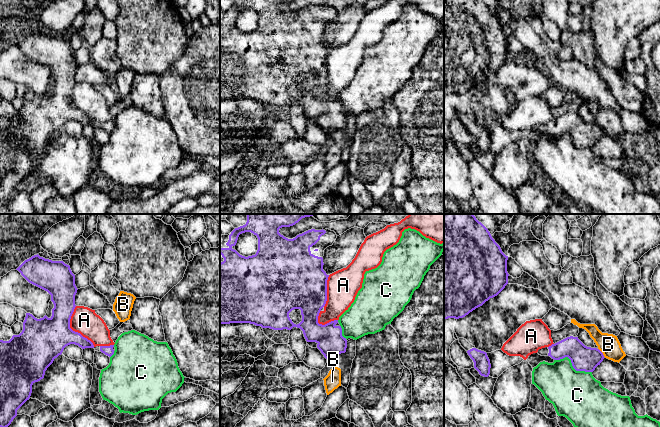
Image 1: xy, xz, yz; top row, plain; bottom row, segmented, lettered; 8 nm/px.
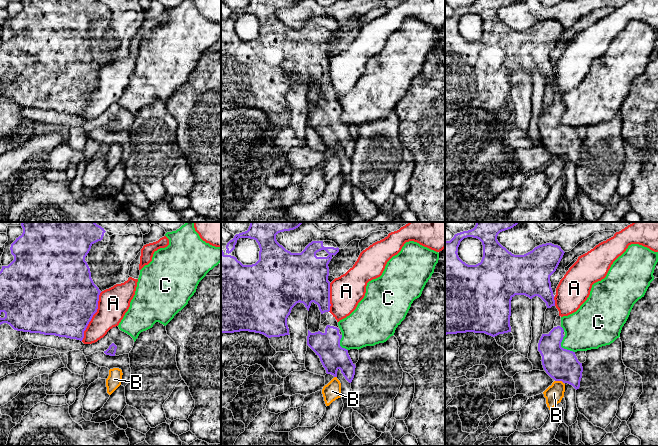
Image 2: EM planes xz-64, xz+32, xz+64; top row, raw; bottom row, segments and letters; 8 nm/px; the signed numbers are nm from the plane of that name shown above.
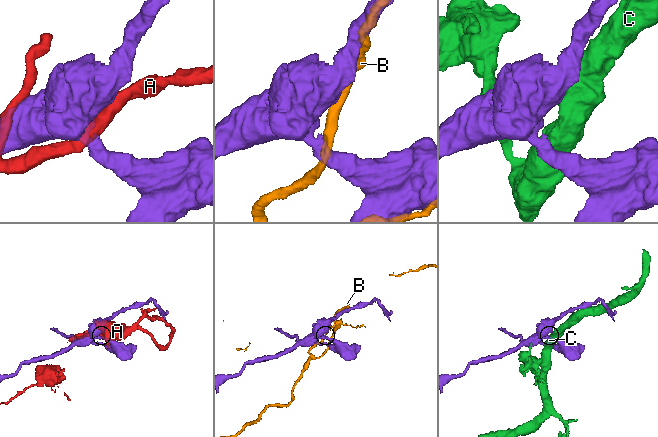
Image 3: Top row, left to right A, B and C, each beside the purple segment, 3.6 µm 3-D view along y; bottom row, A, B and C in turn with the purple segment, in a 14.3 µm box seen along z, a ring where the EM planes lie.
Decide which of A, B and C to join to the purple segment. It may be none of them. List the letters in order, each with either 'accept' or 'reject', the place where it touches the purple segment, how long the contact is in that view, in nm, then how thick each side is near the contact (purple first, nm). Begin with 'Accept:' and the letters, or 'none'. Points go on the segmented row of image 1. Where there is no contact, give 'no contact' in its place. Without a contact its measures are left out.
Accept: none
A: reject | xy (71, 329) | 360 nm | 360/220 nm
B: reject | yz (602, 353) | 100 nm | 200/170 nm
C: reject | yz (572, 365) | 320 nm | 200/400 nm

